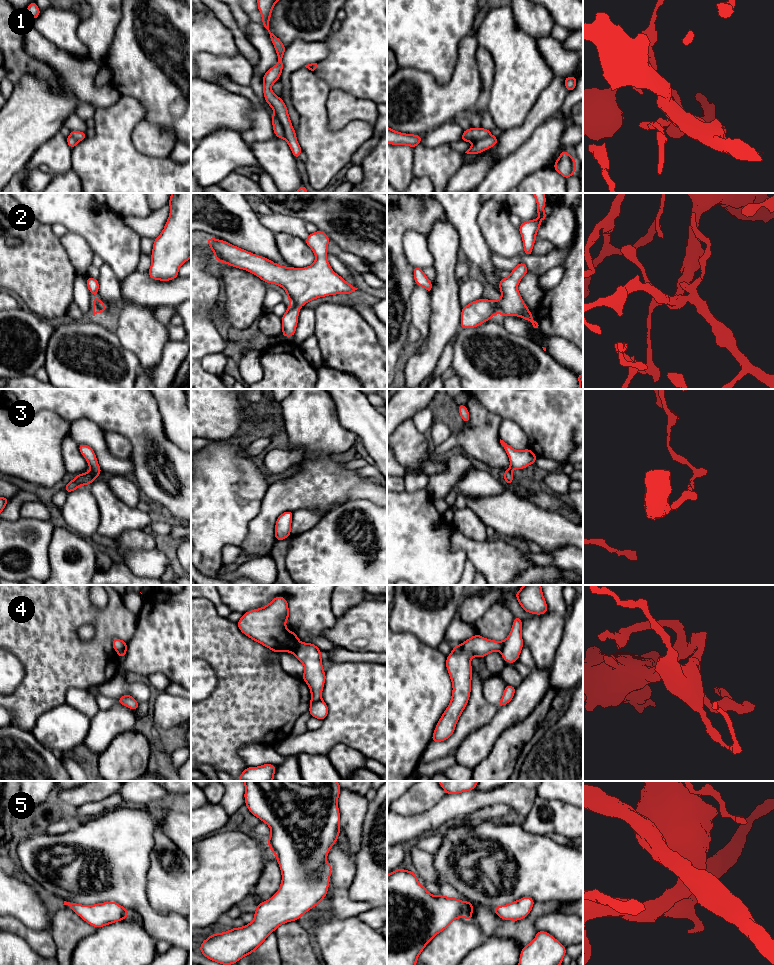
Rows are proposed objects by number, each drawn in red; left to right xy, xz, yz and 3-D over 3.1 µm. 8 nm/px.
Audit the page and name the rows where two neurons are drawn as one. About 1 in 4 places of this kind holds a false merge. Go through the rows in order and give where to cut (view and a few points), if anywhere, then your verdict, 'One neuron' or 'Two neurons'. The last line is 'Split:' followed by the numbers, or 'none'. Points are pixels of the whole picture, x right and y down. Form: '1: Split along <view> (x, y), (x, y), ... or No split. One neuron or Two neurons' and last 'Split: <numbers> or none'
1: No split. One neuron
2: No split. One neuron
3: No split. One neuron
4: Split along xy (126, 641), (126, 645), (117, 653). Two neurons
5: No split. One neuron
Split: 4

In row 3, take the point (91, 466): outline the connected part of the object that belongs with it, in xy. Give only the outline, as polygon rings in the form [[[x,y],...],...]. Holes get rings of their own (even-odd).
[[[85,444],[78,445],[78,448],[80,453],[88,462],[89,469],[91,471],[89,473],[84,472],[82,474],[78,474],[72,481],[68,482],[68,484],[63,489],[68,493],[80,488],[81,485],[89,486],[94,480],[96,480],[97,476],[100,476],[100,473],[102,472],[97,462],[94,450]]]

